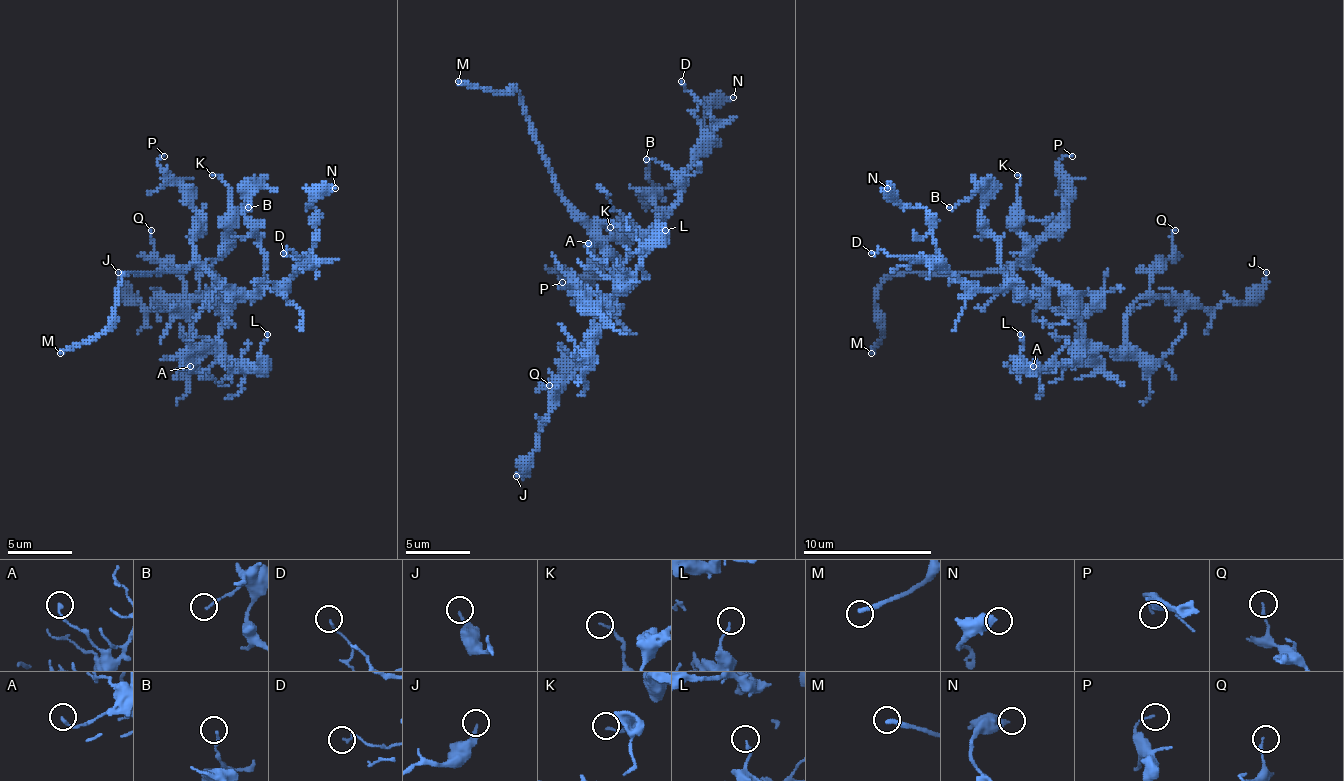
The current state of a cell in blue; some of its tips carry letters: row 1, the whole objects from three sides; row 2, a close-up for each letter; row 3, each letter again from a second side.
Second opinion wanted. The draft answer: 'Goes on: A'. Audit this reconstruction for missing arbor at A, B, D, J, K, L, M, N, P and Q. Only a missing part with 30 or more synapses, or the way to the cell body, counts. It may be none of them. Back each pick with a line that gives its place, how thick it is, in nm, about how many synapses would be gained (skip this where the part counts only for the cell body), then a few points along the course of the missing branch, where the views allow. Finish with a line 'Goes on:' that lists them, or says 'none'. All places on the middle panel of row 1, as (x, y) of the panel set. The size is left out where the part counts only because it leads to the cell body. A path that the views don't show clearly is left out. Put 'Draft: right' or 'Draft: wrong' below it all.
M: at (458, 81); 260 nm thick
Goes on: M
Draft: wrong

